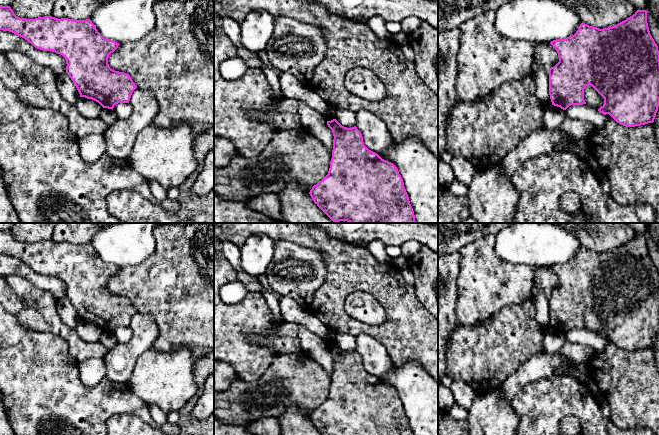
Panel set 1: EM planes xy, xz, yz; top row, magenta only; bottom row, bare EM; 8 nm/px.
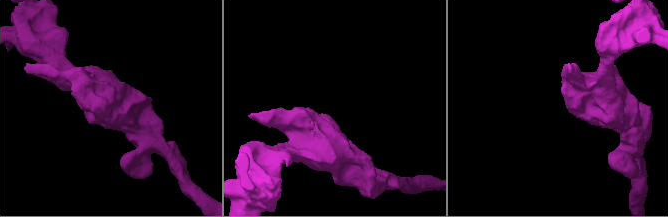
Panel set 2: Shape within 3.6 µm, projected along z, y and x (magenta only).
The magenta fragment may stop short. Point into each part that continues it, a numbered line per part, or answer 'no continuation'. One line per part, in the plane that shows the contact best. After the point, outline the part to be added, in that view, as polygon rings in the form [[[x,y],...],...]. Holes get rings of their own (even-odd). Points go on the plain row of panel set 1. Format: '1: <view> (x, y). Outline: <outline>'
no continuation

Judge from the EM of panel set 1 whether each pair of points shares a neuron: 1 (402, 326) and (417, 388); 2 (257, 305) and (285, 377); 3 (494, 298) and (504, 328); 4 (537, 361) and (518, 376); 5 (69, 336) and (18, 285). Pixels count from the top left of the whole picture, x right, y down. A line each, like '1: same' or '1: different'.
1: different
2: different
3: different
4: same
5: same

